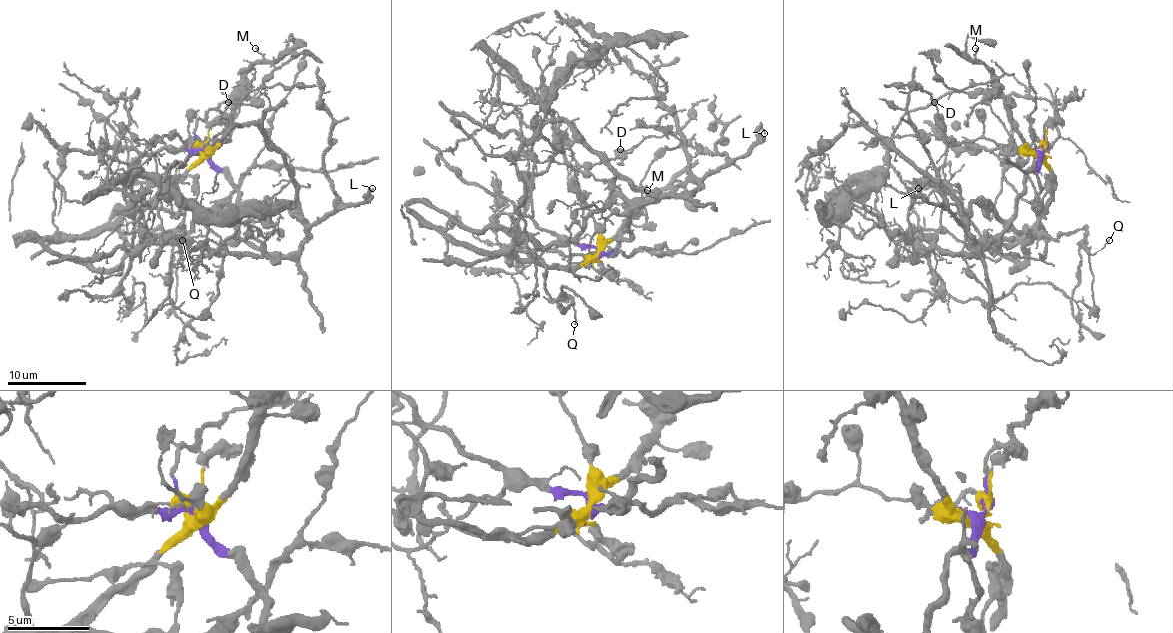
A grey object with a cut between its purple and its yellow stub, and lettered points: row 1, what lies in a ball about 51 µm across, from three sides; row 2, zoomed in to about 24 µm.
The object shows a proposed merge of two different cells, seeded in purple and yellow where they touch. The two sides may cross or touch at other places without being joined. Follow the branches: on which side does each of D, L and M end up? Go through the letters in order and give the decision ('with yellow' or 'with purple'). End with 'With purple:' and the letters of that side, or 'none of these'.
D: with yellow
L: with purple
M: with yellow
With purple: L

